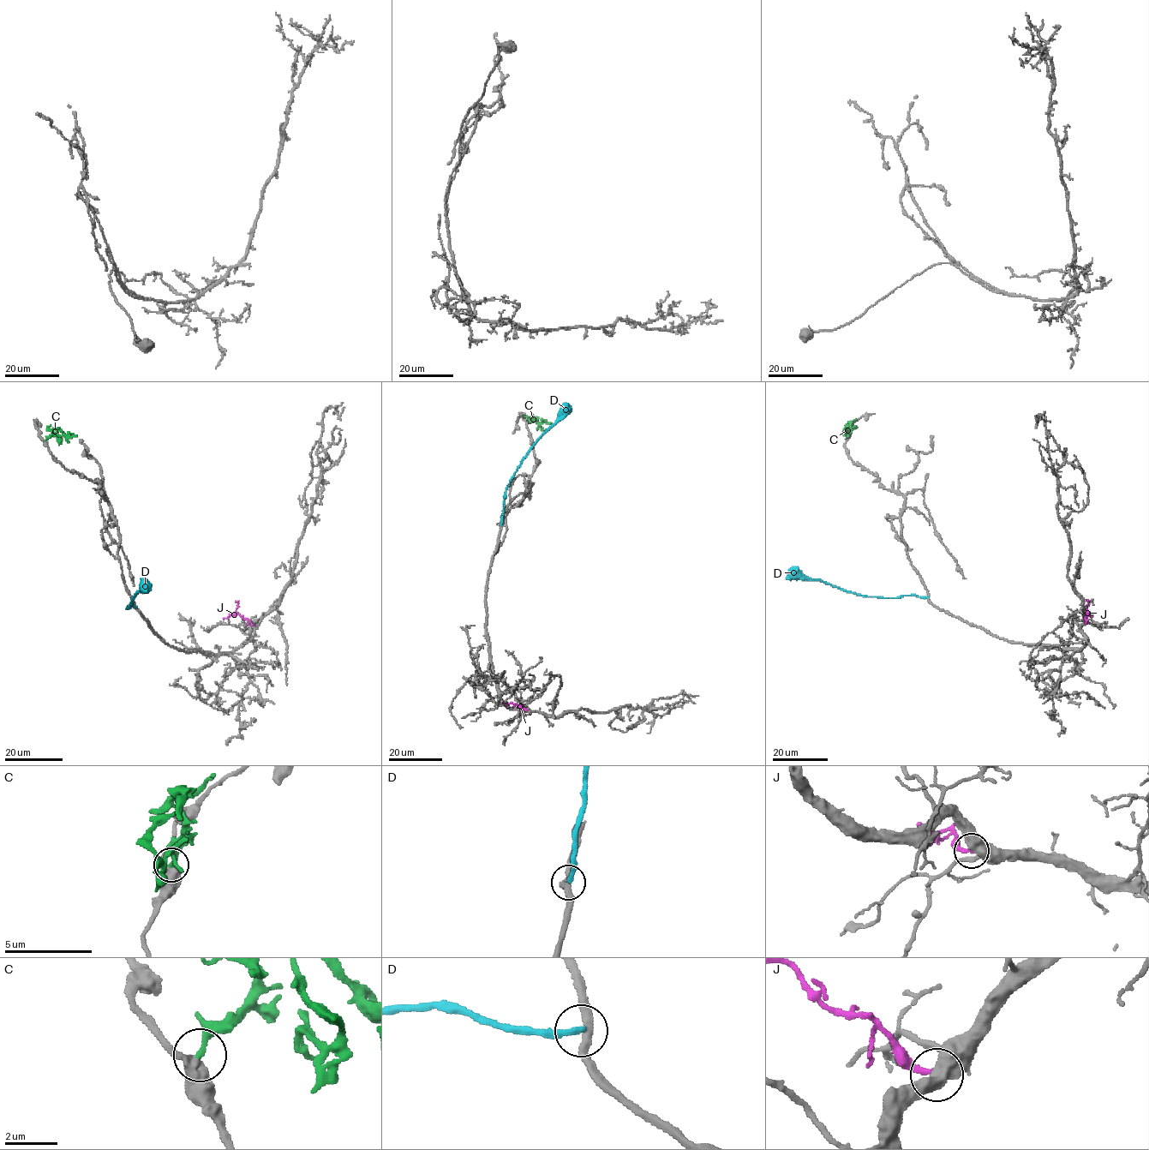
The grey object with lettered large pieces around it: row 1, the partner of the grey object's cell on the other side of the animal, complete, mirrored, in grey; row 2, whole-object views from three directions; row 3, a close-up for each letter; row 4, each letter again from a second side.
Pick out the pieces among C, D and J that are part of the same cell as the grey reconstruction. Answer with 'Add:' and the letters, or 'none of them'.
Add: none of them

